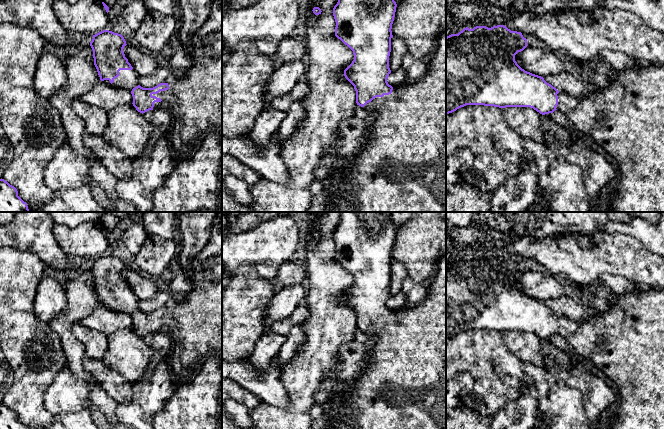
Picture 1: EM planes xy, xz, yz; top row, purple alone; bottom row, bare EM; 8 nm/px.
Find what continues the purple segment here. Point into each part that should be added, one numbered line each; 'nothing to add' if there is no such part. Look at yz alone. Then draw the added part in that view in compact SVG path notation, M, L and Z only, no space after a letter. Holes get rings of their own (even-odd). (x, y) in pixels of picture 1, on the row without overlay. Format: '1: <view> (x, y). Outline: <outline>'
1: yz (626, 342). Outline: M641 289L638 294L628 292L621 295L606 312L588 314L580 321L573 321L565 316L559 316L556 333L563 337L570 350L583 358L591 360L597 368L604 372L617 386L619 390L617 410L611 418L610 429L664 429L664 289Z

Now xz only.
1: xz (403, 386). Outline: M446 254L440 258L436 272L428 281L428 288L426 300L416 308L393 311L391 318L376 321L362 331L366 336L375 337L376 343L363 372L353 386L342 394L333 393L330 396L325 406L328 416L326 429L446 429Z

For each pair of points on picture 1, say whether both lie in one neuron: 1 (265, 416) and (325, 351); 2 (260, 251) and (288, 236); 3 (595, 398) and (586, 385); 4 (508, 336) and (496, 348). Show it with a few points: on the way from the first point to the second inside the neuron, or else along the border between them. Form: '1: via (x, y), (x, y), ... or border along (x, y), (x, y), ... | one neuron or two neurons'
1: via (287, 416), (301, 402), (301, 377), (304, 373) | one neuron
2: via (267, 246), (281, 236) | one neuron
3: via (595, 395), (589, 388) | one neuron
4: border along (502, 332), (505, 346), (519, 358) | two neurons

